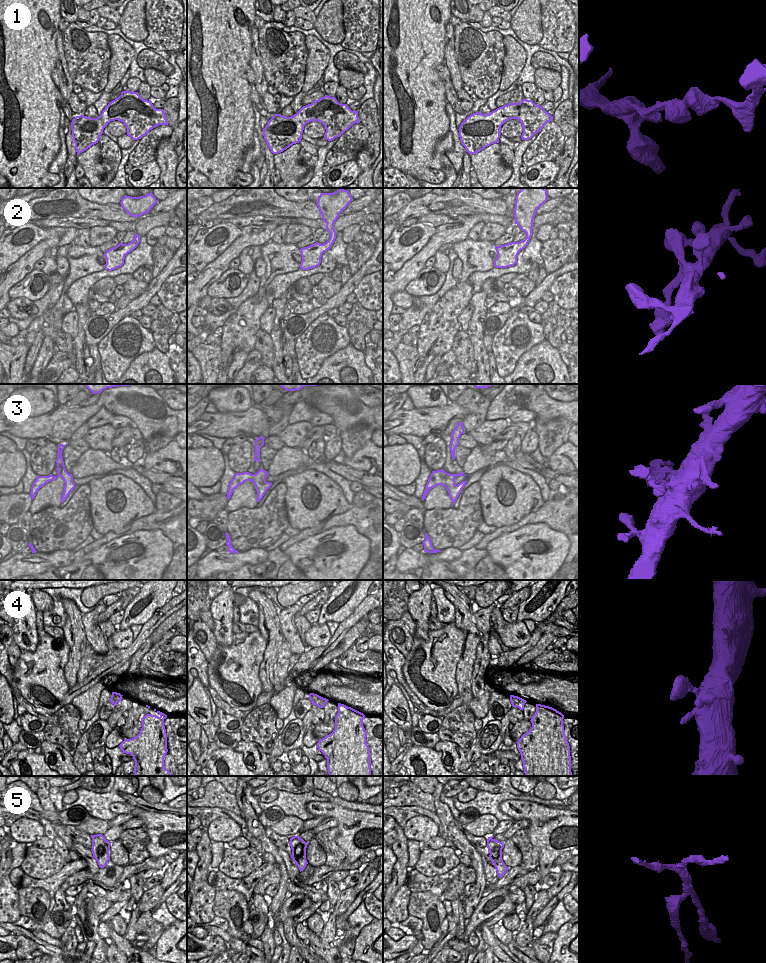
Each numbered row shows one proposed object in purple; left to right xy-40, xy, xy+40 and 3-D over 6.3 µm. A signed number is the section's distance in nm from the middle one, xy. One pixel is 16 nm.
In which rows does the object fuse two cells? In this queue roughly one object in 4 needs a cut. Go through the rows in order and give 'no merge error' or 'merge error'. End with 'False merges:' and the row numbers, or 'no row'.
1: no merge error
2: no merge error
3: merge error
4: no merge error
5: merge error
False merges: 3, 5

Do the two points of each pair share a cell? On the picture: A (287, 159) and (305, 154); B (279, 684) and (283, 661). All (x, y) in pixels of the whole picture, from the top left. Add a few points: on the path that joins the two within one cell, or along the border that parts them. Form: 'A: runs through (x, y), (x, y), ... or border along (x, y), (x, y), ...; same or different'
A: border along (298, 143), (299, 159), (313, 169); different
B: runs through (279, 678), (282, 667); same

